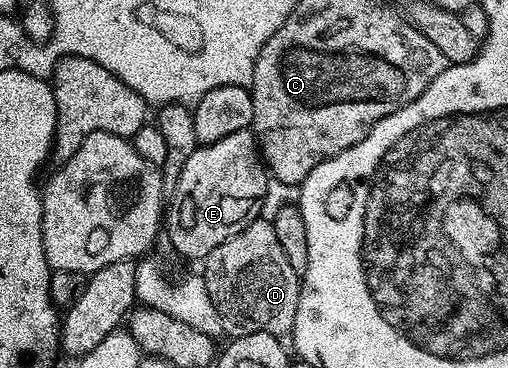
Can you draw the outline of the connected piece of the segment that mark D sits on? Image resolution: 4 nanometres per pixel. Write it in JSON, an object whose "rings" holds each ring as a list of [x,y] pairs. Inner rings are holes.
{"rings":[[[260,219],[249,220],[237,233],[230,235],[230,239],[218,243],[218,247],[214,247],[214,251],[210,251],[210,255],[202,259],[204,286],[222,319],[224,333],[232,337],[241,337],[247,333],[291,334],[298,311],[301,274],[296,273],[294,267],[290,267],[282,246],[278,244],[278,235],[274,235],[271,220],[256,220]]]}

